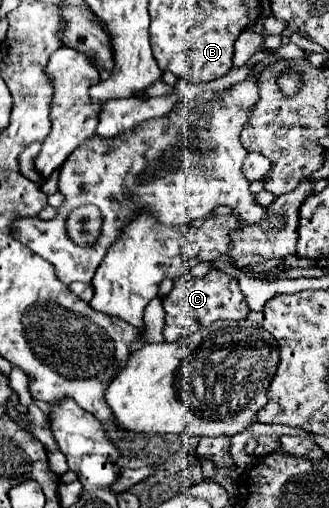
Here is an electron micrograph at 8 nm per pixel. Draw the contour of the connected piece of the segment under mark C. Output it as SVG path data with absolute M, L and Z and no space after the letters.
M209 271L205 277L195 279L191 275L183 275L175 281L173 291L165 297L165 327L163 337L169 343L179 341L185 335L195 333L215 321L241 321L247 317L249 307L245 295L239 289L237 277L223 271Z

